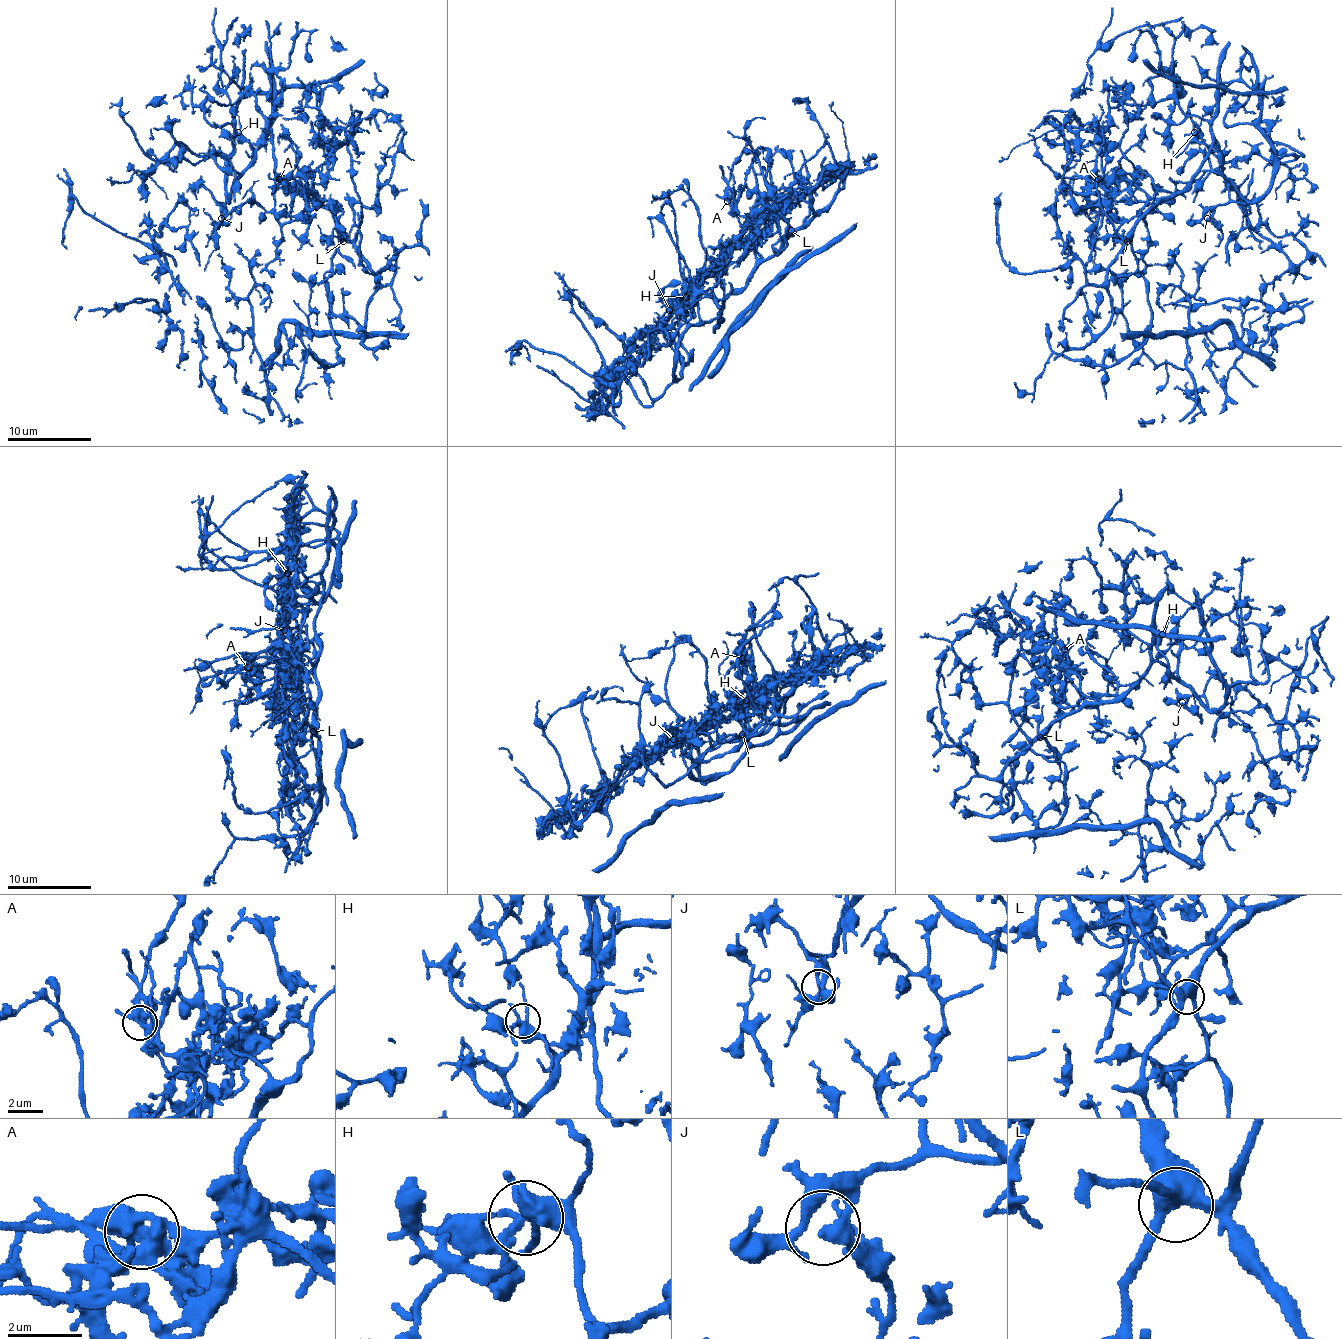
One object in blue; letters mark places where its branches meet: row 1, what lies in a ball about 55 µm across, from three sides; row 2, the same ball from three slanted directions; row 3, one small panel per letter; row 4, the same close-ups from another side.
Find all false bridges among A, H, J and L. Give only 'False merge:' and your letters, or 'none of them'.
False merge: A

